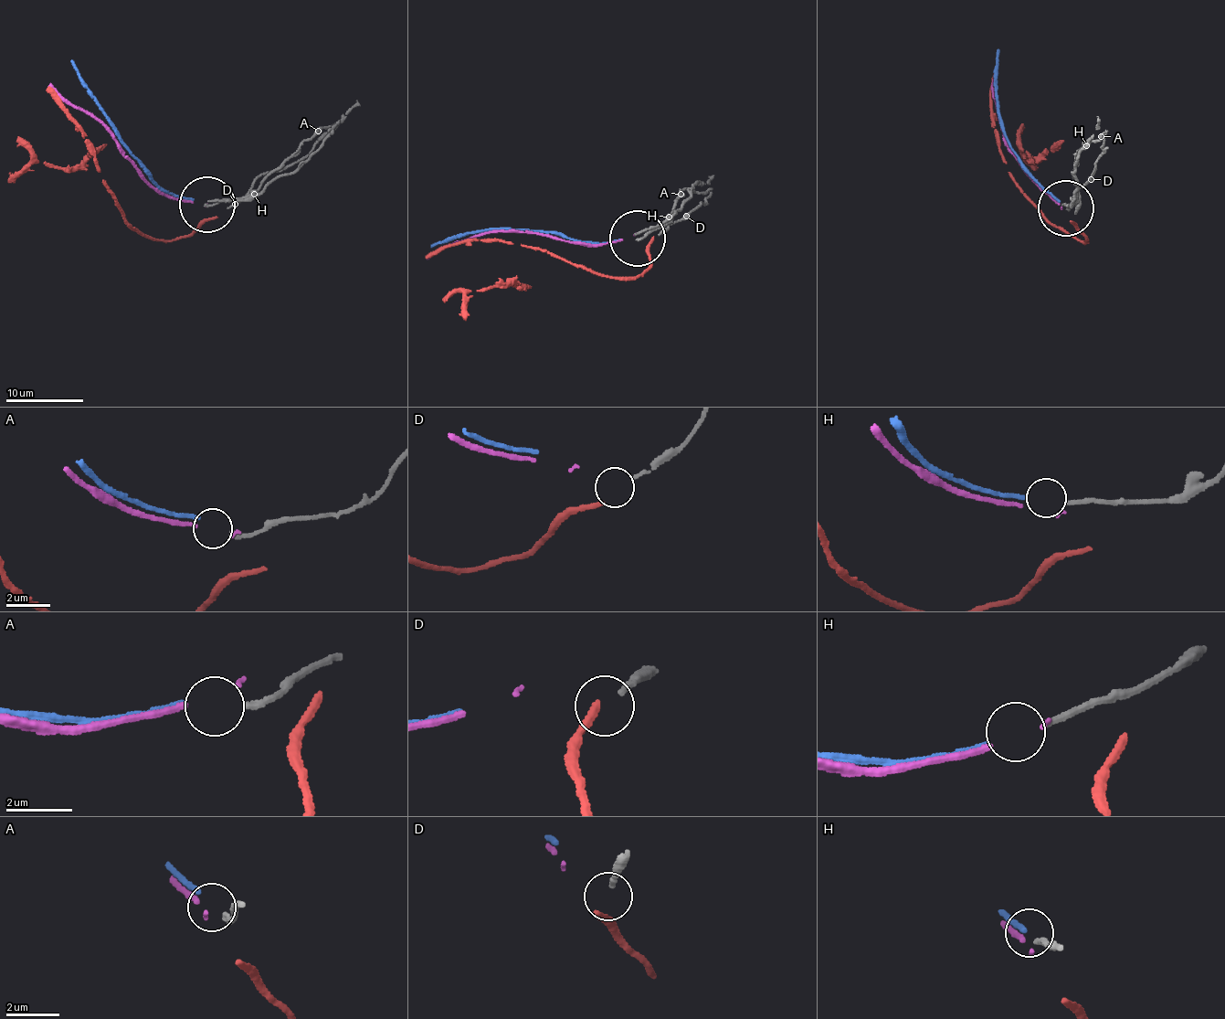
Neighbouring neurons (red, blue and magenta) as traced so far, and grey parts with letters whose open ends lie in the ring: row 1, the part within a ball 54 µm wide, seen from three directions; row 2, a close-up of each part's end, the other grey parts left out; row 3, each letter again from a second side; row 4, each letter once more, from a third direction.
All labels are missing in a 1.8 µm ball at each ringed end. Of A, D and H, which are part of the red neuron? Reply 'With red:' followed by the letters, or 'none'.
With red: none

